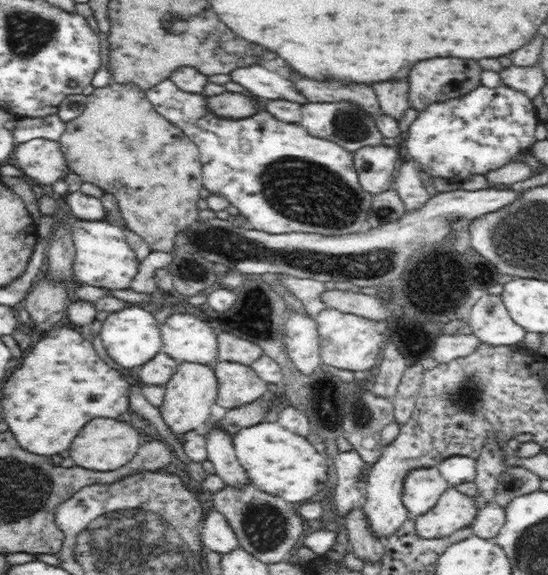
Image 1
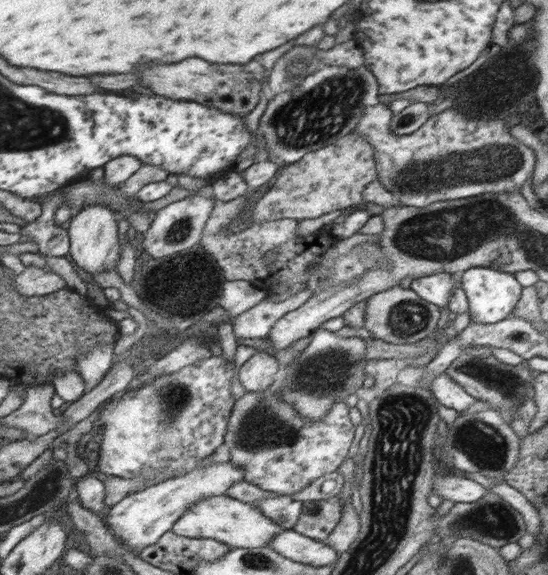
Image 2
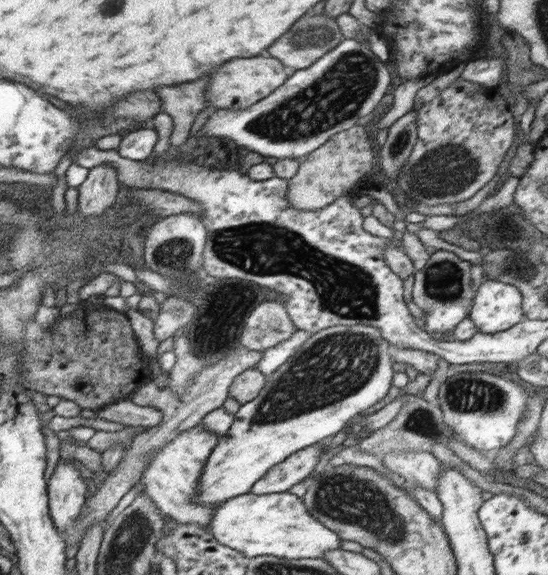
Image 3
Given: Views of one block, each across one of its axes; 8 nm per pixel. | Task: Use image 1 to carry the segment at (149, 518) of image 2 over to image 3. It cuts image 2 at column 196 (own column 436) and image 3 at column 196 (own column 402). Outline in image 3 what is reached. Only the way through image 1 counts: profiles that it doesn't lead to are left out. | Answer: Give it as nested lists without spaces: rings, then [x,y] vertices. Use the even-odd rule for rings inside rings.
[[[337,325],[310,333],[295,354],[266,377],[257,396],[239,405],[234,412],[230,427],[218,438],[217,446],[210,452],[202,468],[194,494],[195,501],[199,505],[211,505],[251,492],[254,483],[274,464],[285,461],[294,452],[310,447],[327,436],[333,436],[349,418],[355,417],[355,414],[382,399],[393,376],[391,360],[387,356],[387,343],[379,329],[373,326]]]

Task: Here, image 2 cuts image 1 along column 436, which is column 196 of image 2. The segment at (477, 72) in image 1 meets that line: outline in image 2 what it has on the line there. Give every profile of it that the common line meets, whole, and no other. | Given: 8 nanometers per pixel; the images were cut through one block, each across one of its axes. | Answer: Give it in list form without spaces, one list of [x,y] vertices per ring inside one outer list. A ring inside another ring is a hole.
[[[199,58],[181,60],[179,64],[155,64],[155,68],[145,68],[137,72],[143,86],[151,92],[175,100],[195,101],[207,108],[216,108],[224,113],[245,117],[257,104],[263,69],[254,59],[245,64],[209,64]]]

